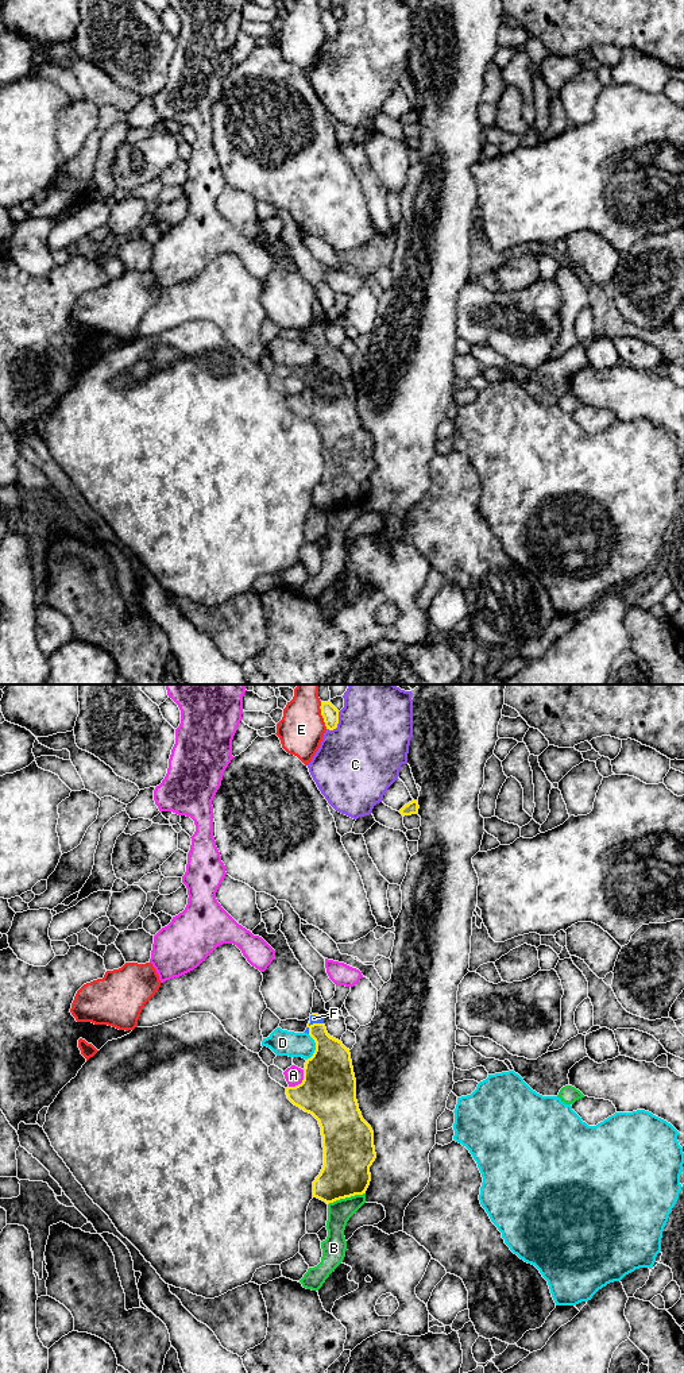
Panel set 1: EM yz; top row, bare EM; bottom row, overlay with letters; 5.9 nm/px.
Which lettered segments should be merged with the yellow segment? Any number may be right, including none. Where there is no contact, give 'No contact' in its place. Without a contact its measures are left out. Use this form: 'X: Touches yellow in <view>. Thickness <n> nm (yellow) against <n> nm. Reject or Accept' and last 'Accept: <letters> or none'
A: Touches yellow in yz. Thickness 340 nm (yellow) against 110 nm. Reject
B: Touches yellow in yz. Thickness 300 nm (yellow) against 140 nm. Reject
C: Touches yellow in yz. Thickness 100 nm (yellow) against 460 nm. Reject
D: Touches yellow in yz. Thickness 320 nm (yellow) against 160 nm. Reject
E: Touches yellow in yz. Thickness 100 nm (yellow) against 280 nm. Reject
F: Touches yellow in yz. Thickness 240 nm (yellow) against 50 nm. Accept
Accept: F

